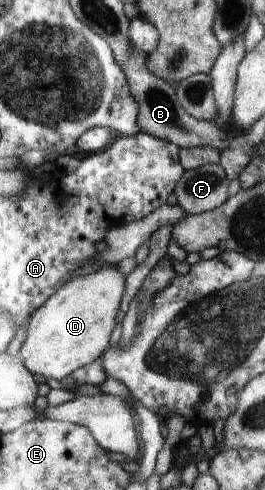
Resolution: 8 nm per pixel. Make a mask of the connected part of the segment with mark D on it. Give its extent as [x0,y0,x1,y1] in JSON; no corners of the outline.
[19,265,126,384]

